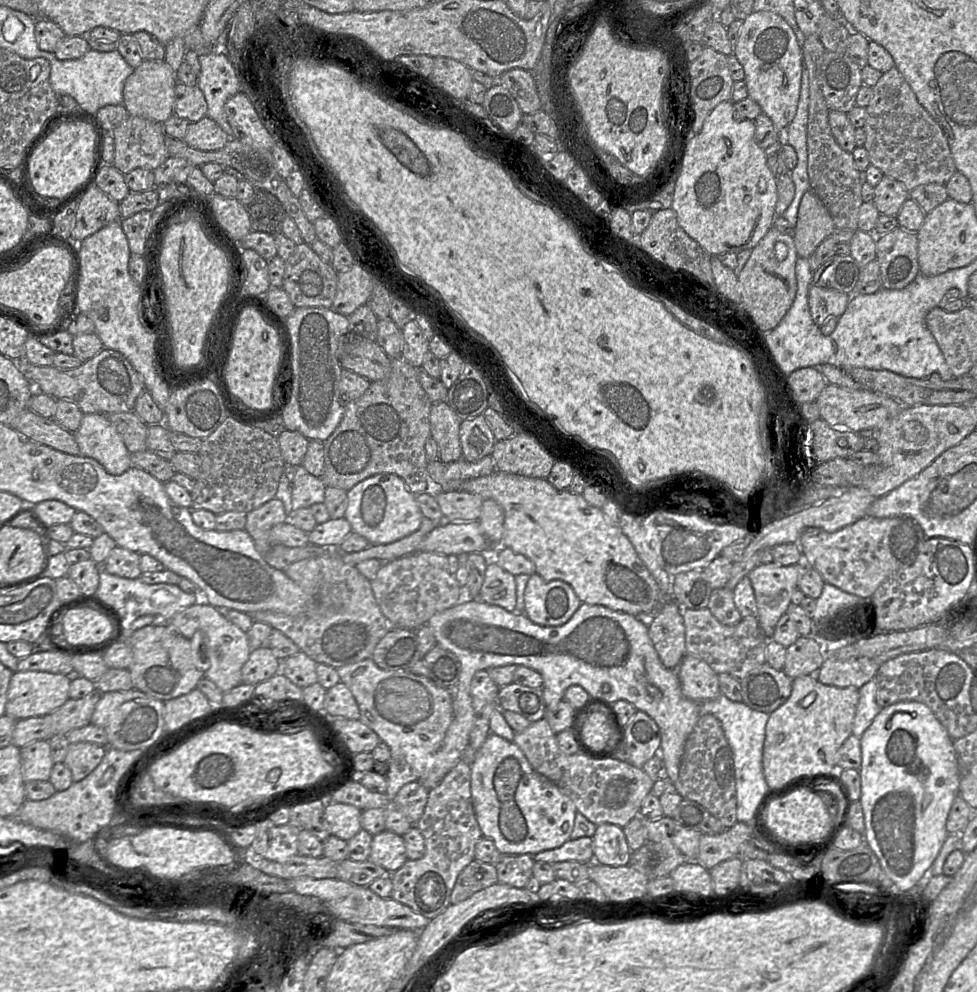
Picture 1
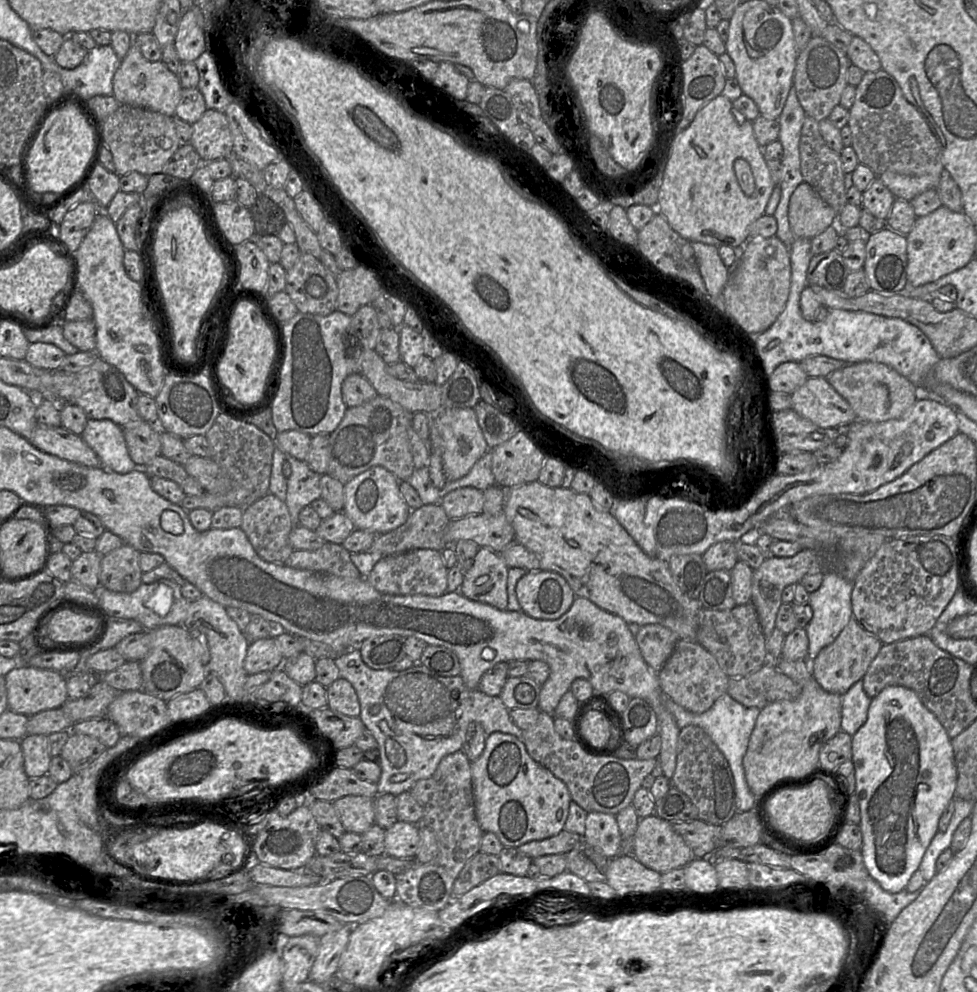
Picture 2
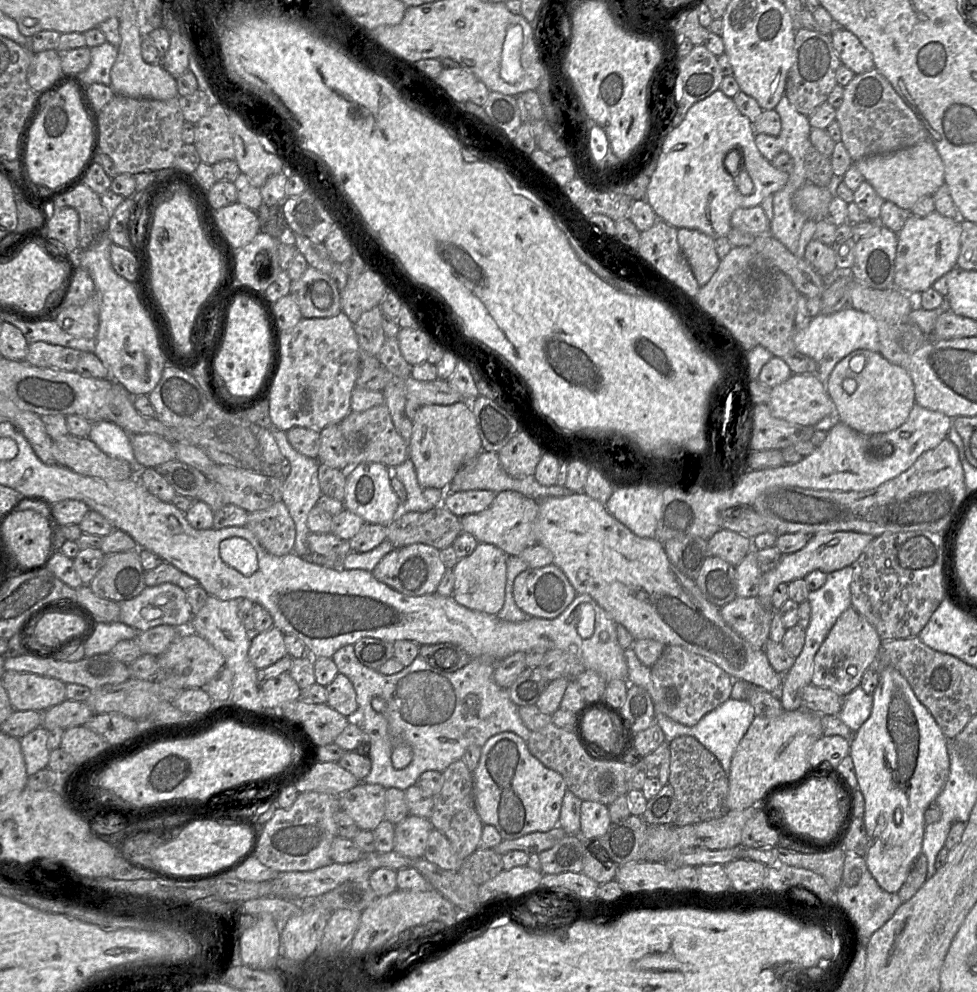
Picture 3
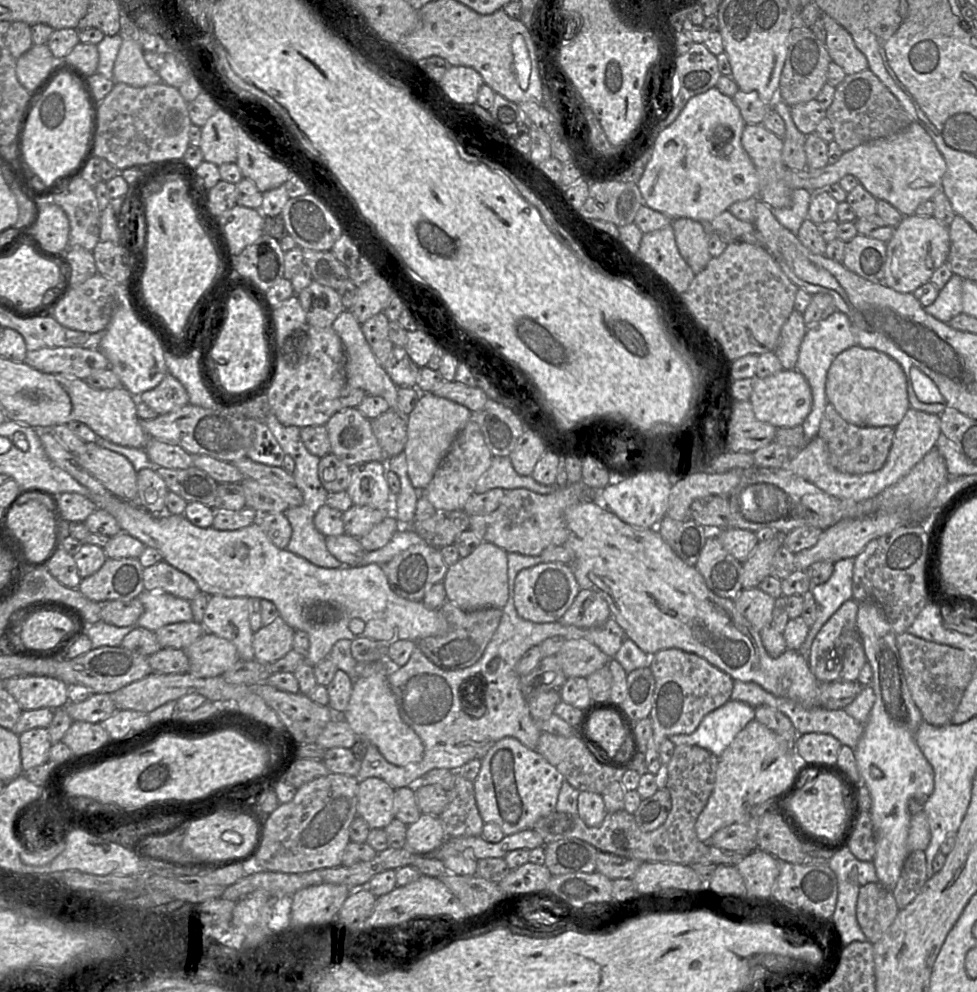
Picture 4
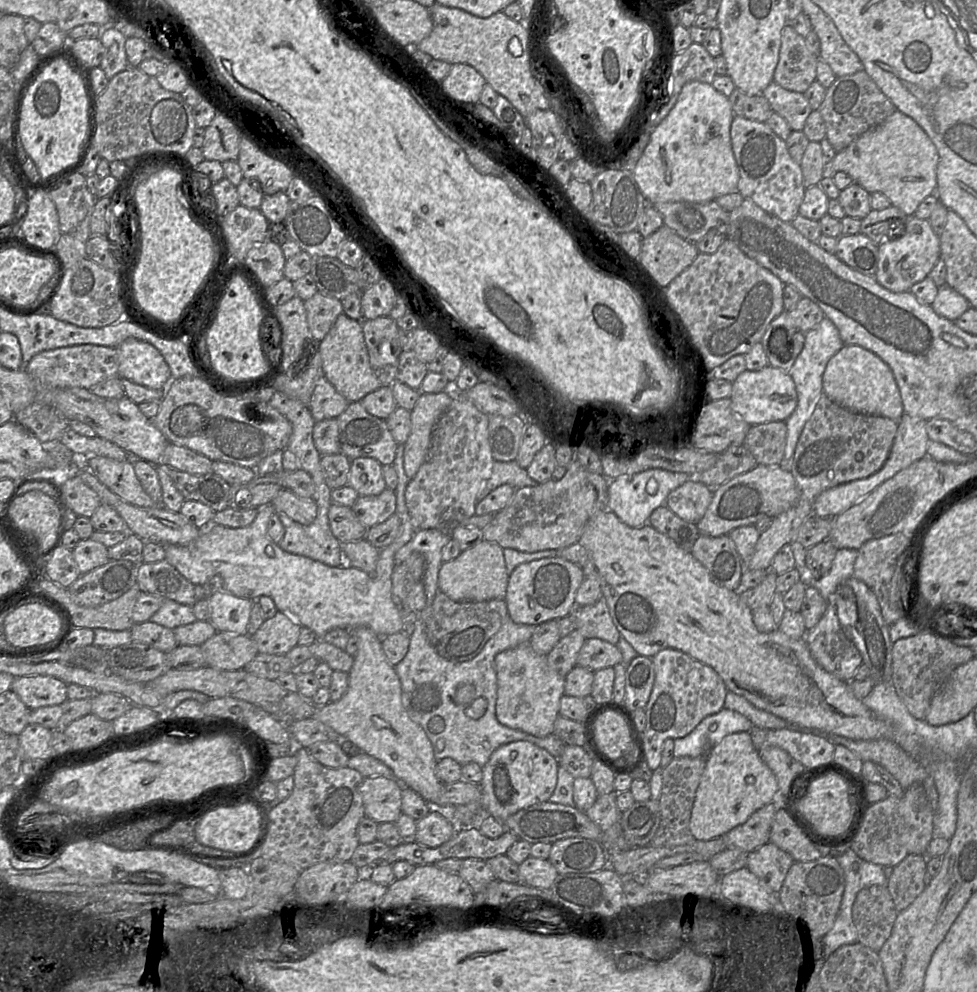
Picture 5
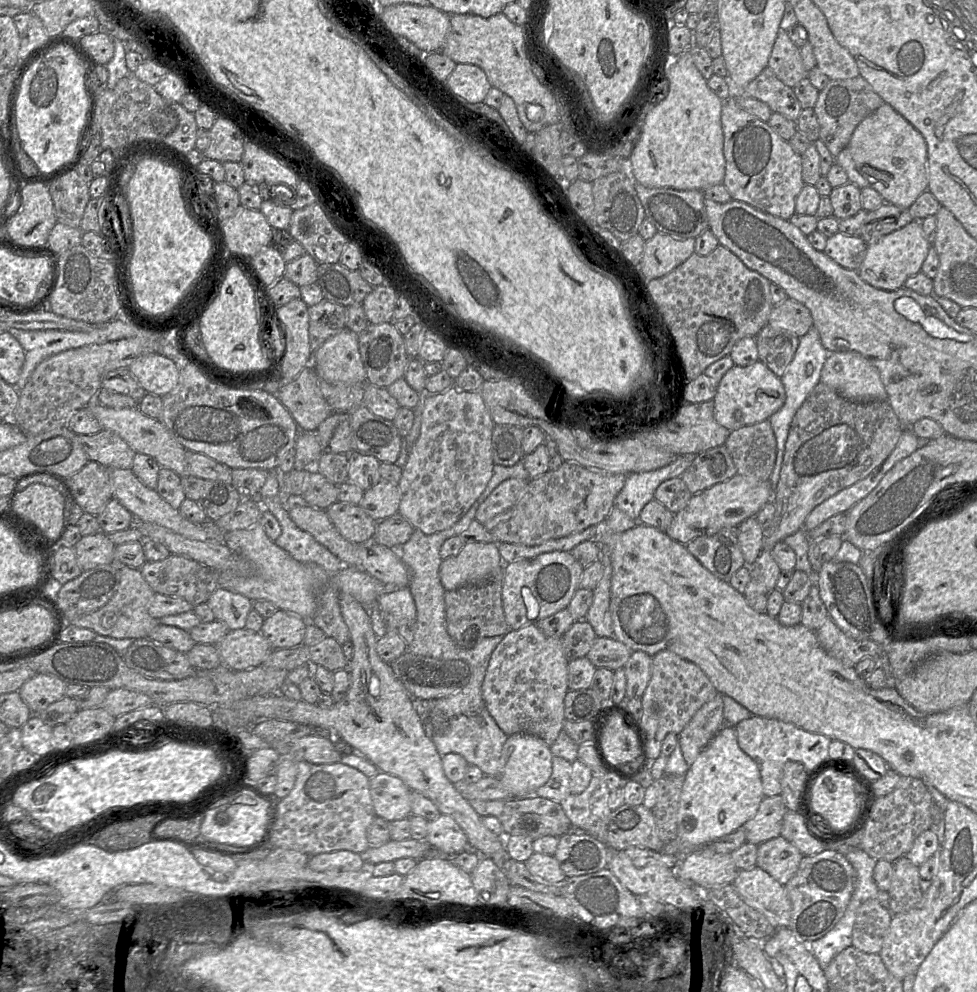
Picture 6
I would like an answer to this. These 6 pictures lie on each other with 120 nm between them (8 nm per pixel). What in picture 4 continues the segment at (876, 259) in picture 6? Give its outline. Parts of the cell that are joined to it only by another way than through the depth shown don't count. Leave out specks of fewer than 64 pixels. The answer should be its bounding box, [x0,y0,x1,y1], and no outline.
[884,214,949,293]

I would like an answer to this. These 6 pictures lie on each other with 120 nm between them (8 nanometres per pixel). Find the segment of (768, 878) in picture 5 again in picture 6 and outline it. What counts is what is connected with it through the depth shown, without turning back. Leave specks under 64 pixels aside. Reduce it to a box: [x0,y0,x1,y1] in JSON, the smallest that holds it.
[756,837,803,886]

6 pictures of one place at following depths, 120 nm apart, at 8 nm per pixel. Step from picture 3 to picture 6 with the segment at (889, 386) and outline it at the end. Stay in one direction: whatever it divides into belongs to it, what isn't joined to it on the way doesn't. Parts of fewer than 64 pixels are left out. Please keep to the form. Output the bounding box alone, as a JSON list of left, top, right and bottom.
[820,352,887,400]

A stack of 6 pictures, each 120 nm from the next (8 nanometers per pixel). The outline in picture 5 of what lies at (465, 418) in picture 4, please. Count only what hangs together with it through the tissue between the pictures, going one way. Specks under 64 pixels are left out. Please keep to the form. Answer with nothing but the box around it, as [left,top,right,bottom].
[404,391,455,479]

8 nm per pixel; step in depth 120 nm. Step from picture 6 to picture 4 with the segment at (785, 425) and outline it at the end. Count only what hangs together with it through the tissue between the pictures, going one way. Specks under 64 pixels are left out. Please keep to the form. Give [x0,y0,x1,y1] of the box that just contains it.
[796,310,857,442]

